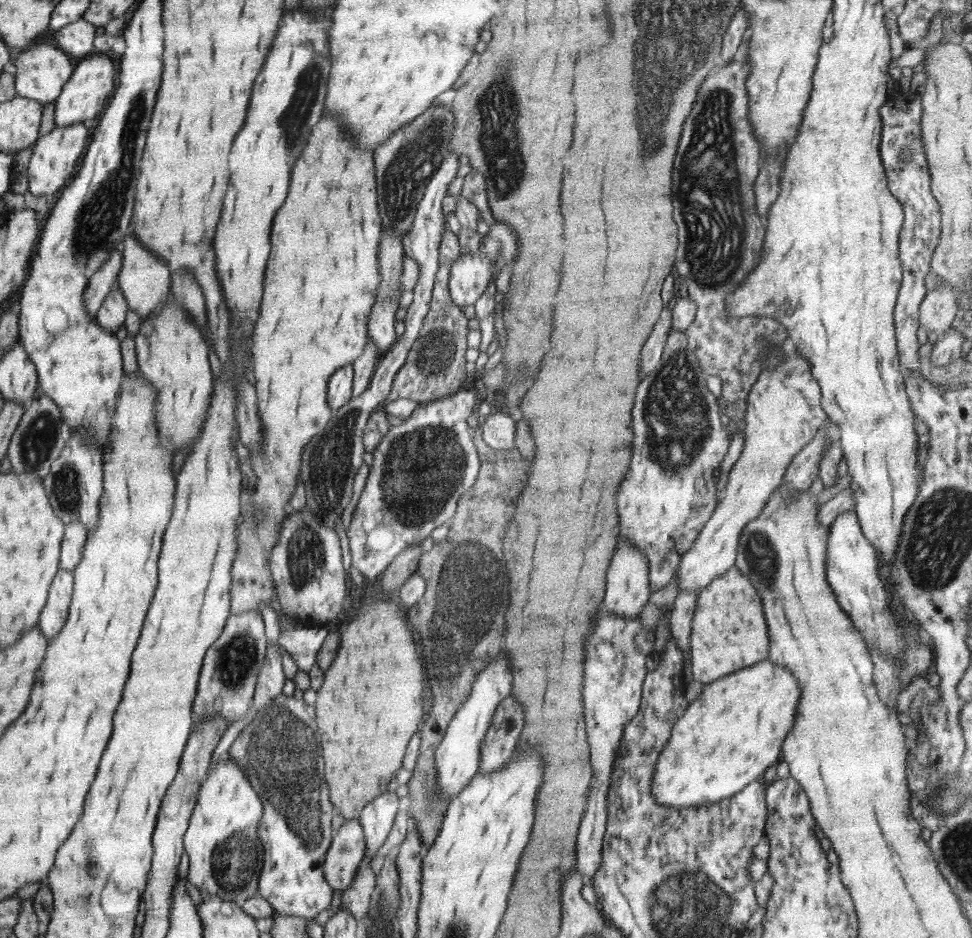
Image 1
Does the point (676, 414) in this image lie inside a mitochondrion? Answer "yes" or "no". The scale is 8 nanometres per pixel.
yes

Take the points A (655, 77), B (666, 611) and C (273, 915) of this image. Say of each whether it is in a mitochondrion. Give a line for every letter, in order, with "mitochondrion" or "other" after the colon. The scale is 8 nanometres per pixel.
A: mitochondrion
B: other
C: other

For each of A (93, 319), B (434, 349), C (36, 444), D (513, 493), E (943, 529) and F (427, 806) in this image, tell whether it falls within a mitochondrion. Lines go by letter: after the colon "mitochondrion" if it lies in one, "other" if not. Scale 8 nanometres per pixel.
A: other
B: mitochondrion
C: mitochondrion
D: other
E: mitochondrion
F: mitochondrion

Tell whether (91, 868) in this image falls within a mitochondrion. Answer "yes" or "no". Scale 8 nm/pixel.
yes

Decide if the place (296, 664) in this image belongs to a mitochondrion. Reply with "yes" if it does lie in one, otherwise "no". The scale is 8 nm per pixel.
no

